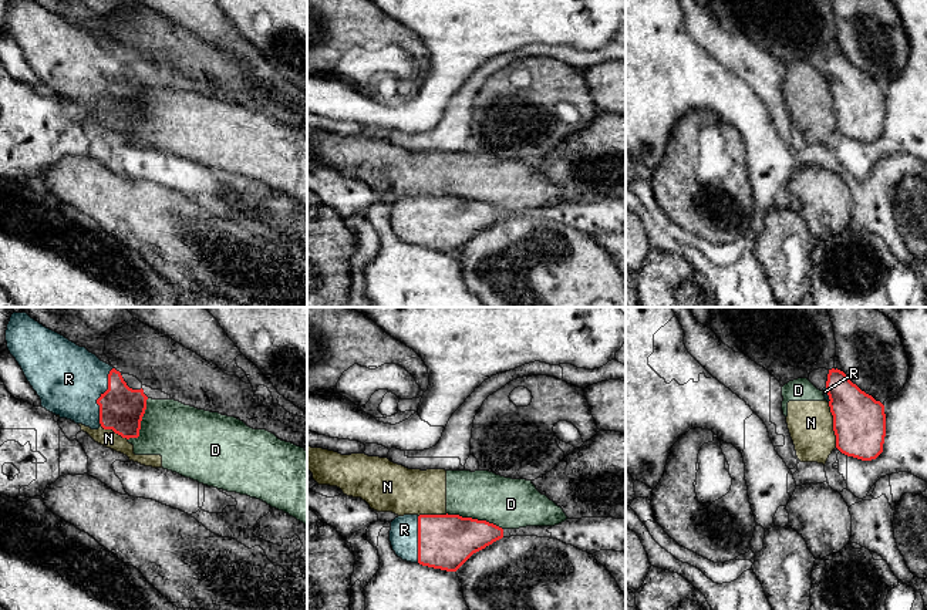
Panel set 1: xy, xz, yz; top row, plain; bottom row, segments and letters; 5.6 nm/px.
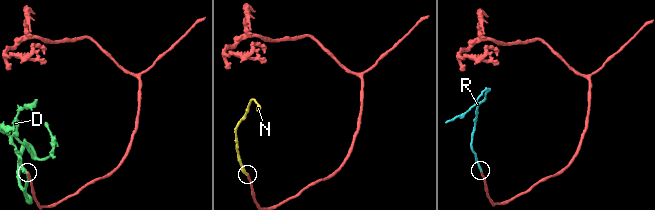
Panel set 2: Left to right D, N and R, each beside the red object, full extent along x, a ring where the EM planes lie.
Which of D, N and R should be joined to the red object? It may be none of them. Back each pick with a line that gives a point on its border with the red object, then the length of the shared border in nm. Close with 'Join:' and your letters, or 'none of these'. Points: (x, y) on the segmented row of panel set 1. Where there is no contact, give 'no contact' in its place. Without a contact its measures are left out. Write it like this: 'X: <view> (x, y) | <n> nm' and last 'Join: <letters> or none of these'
R: xy (101, 396) | 340 nm
Join: R

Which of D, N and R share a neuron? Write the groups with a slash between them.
D N / R

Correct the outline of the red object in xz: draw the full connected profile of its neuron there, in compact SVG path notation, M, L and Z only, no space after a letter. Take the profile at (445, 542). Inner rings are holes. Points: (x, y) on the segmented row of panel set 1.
M404 515L391 522L390 542L398 557L456 572L473 553L503 537L503 529L459 515Z

